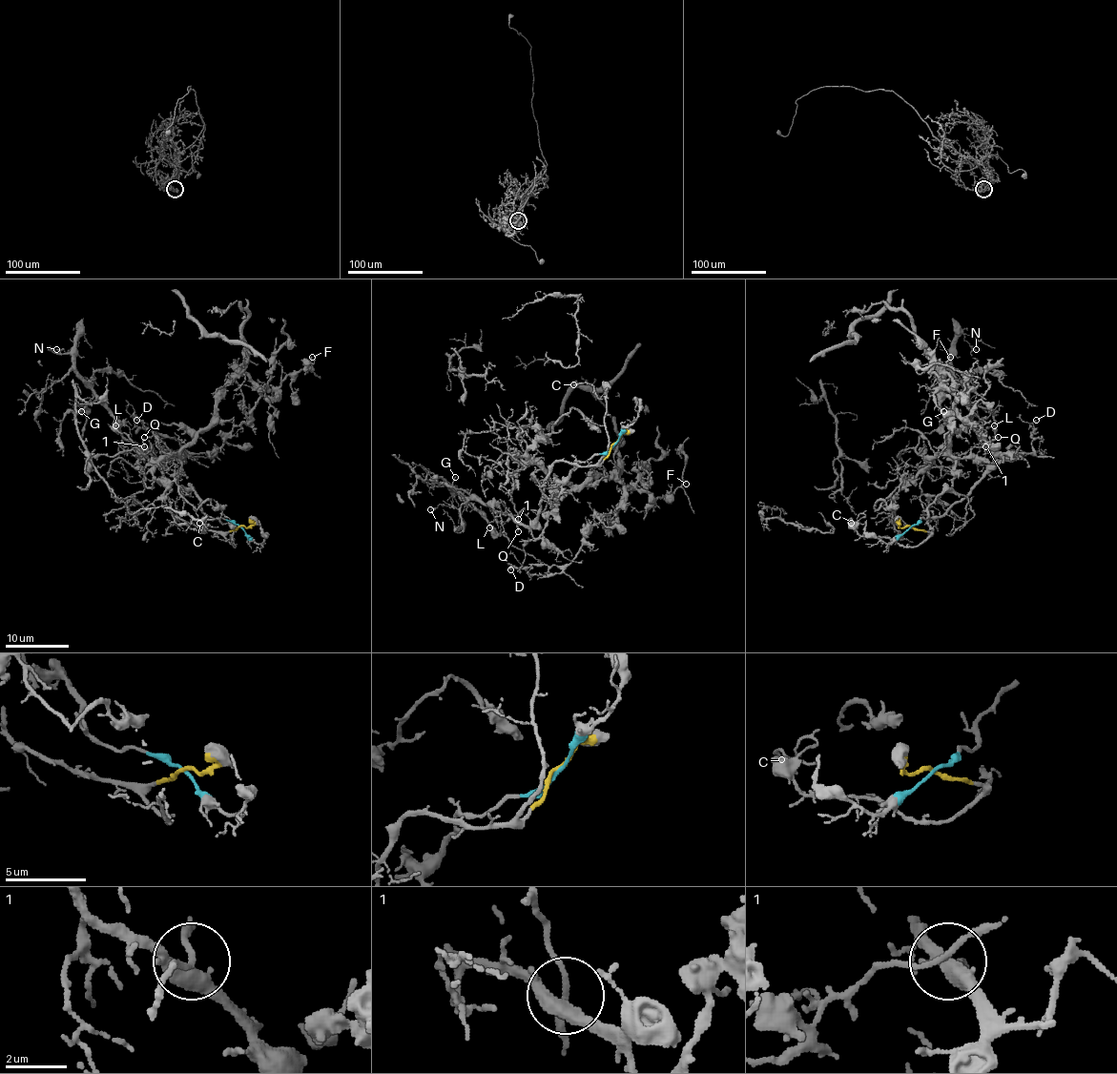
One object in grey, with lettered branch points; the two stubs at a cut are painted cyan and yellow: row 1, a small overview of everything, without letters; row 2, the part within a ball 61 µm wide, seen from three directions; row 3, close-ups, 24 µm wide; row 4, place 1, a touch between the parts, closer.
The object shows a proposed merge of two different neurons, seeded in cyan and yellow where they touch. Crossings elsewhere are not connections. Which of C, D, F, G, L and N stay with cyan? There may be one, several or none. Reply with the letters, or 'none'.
D, F

